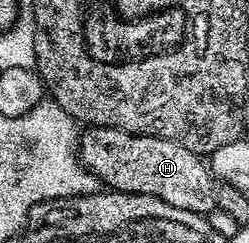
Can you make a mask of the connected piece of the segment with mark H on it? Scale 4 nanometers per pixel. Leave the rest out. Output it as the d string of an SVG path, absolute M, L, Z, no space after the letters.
M91 124L86 130L78 142L78 156L103 186L119 193L151 193L172 207L203 215L215 208L215 178L207 162L188 147L153 132L129 133L100 124Z

